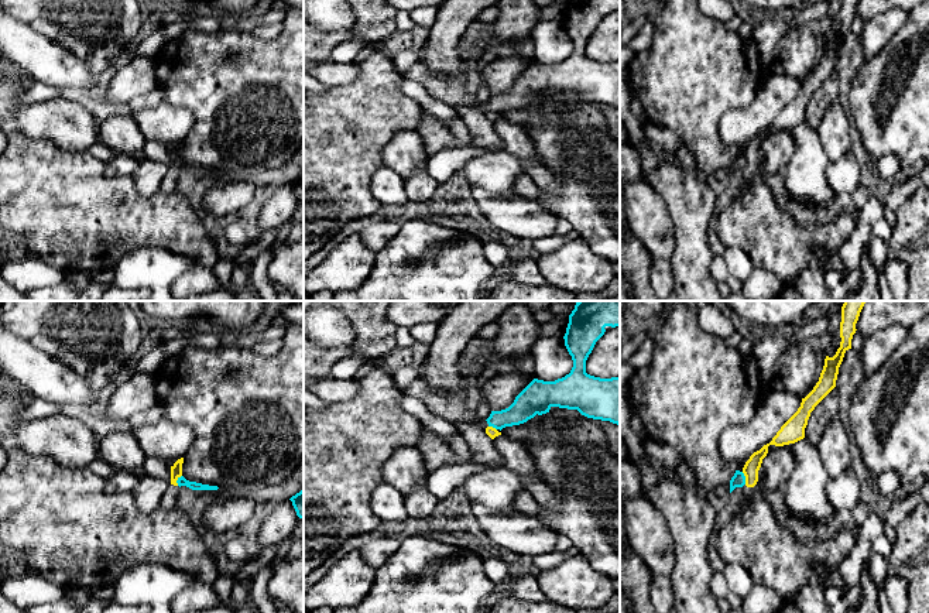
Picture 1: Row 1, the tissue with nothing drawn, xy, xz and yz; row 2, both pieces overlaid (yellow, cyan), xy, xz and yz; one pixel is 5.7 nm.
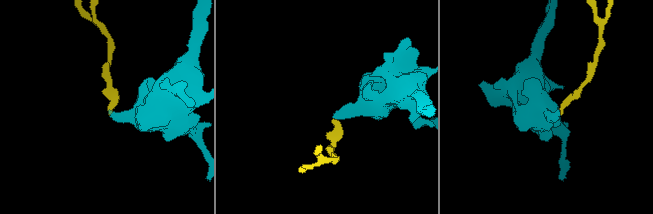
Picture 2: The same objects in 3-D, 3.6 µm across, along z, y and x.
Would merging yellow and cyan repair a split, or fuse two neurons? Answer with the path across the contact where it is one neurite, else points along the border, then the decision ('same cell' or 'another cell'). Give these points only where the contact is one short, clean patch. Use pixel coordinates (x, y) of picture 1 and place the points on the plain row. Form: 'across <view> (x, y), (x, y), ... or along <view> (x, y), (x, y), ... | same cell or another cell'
along yz (741, 156), (746, 167) | another cell

